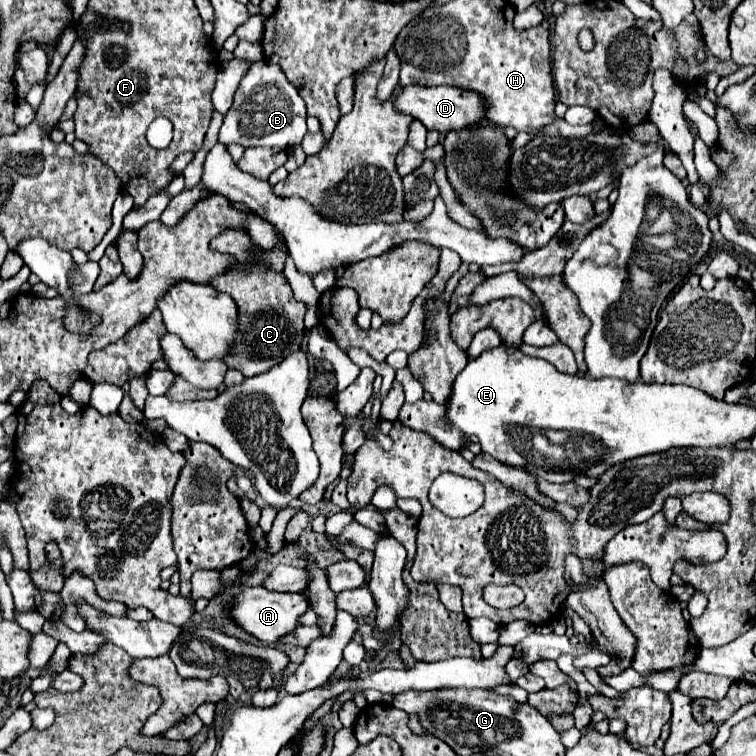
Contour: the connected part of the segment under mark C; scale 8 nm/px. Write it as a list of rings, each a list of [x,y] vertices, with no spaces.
[[[229,227],[221,235],[213,237],[209,247],[219,253],[229,253],[237,261],[237,265],[229,267],[225,273],[213,277],[211,281],[215,291],[233,297],[239,315],[237,339],[223,361],[227,363],[227,367],[239,369],[245,377],[253,377],[257,373],[263,373],[265,369],[271,369],[283,357],[293,353],[293,349],[301,347],[301,339],[305,335],[303,315],[307,307],[293,297],[293,291],[281,273],[265,267],[257,259],[257,249],[245,229]]]

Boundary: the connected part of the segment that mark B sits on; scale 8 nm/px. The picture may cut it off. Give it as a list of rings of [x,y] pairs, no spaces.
[[[257,61],[251,63],[235,91],[235,101],[219,131],[219,141],[225,145],[239,143],[243,147],[295,147],[307,133],[305,115],[305,101],[295,85],[289,83],[283,69],[267,61]]]

